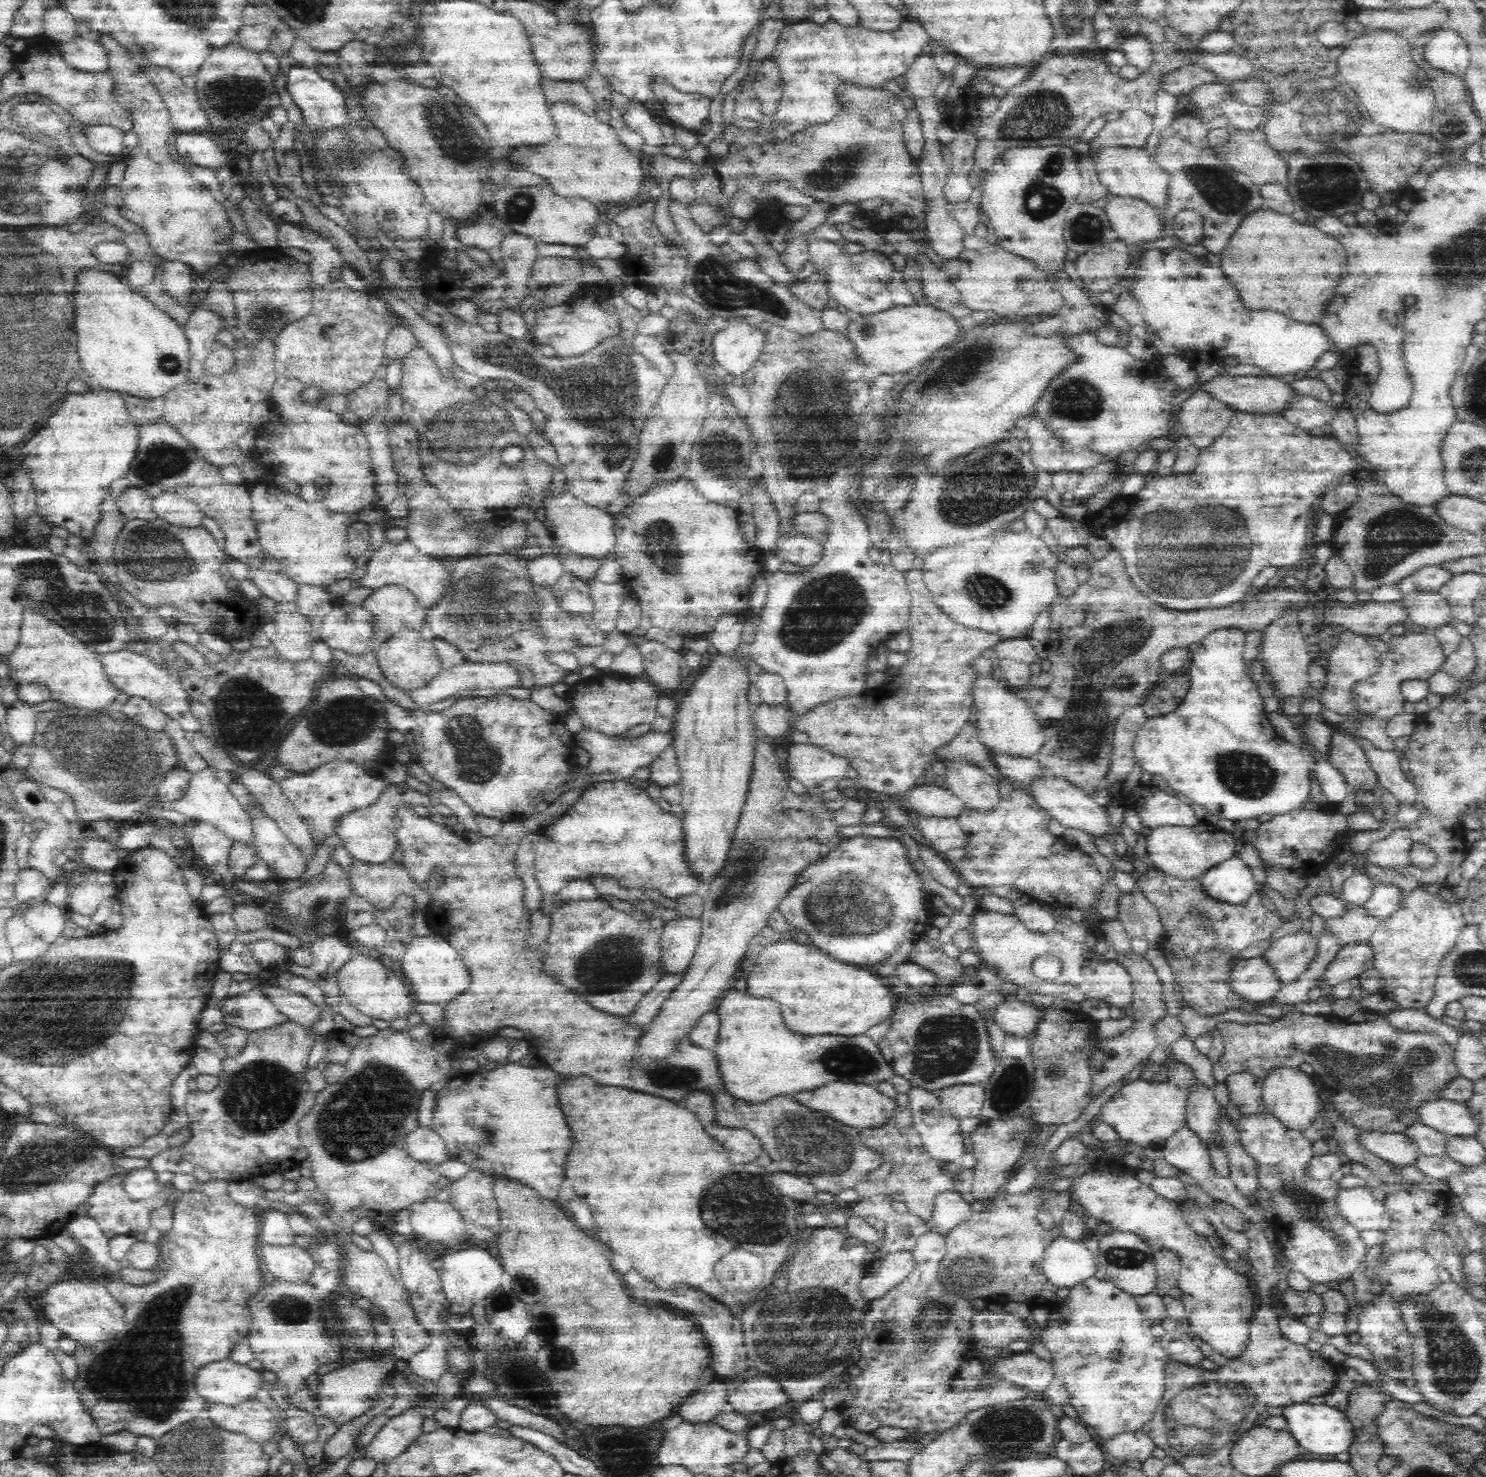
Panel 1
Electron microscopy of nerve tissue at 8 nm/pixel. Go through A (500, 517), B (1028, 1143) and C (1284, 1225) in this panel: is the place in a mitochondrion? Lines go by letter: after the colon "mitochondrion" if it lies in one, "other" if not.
A: other
B: other
C: mitochondrion

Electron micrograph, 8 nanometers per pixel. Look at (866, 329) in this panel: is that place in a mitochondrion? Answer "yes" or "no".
no

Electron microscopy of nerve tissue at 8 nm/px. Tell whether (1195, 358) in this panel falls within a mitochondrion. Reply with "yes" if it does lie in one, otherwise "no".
no

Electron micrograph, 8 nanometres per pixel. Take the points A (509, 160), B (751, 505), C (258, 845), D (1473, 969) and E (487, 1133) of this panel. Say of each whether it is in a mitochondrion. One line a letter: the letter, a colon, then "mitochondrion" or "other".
A: other
B: other
C: other
D: mitochondrion
E: mitochondrion

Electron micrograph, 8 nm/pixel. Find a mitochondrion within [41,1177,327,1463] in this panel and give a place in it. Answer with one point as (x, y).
(160, 1318)

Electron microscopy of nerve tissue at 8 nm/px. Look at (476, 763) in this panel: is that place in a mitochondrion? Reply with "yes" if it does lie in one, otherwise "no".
yes

